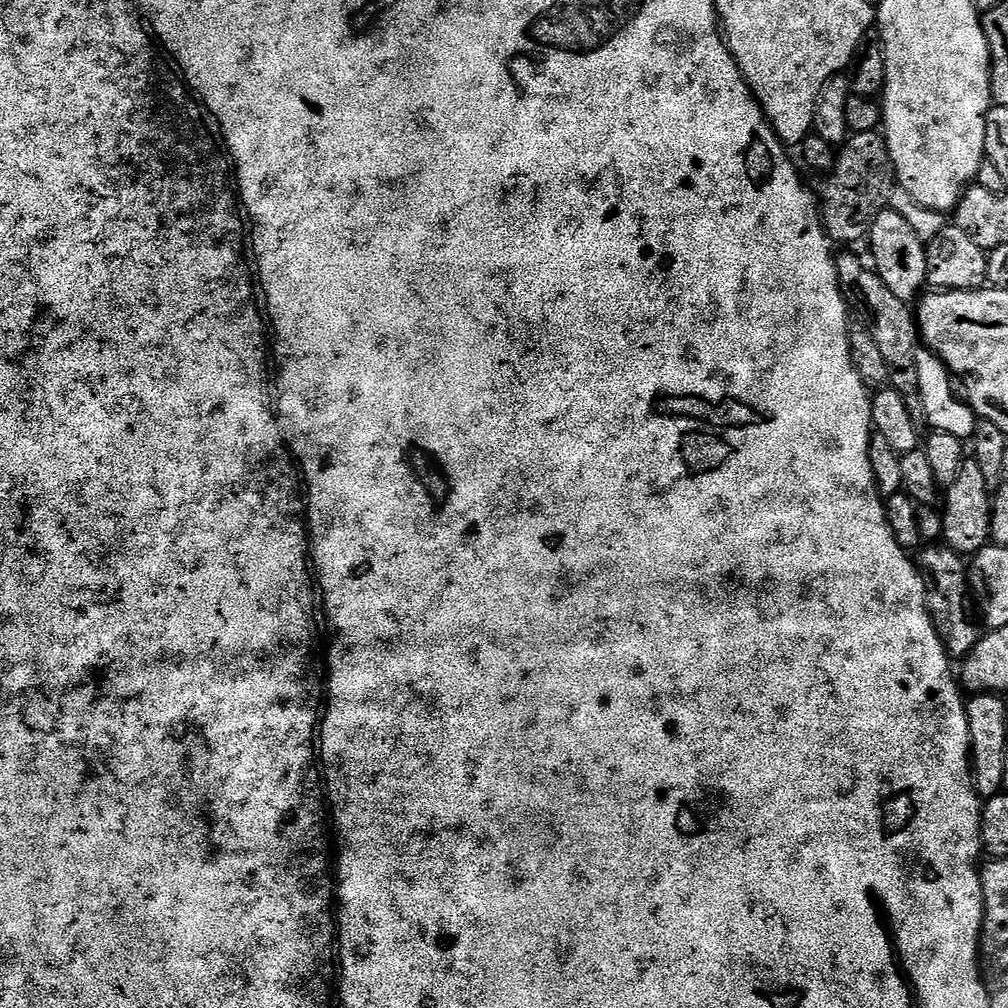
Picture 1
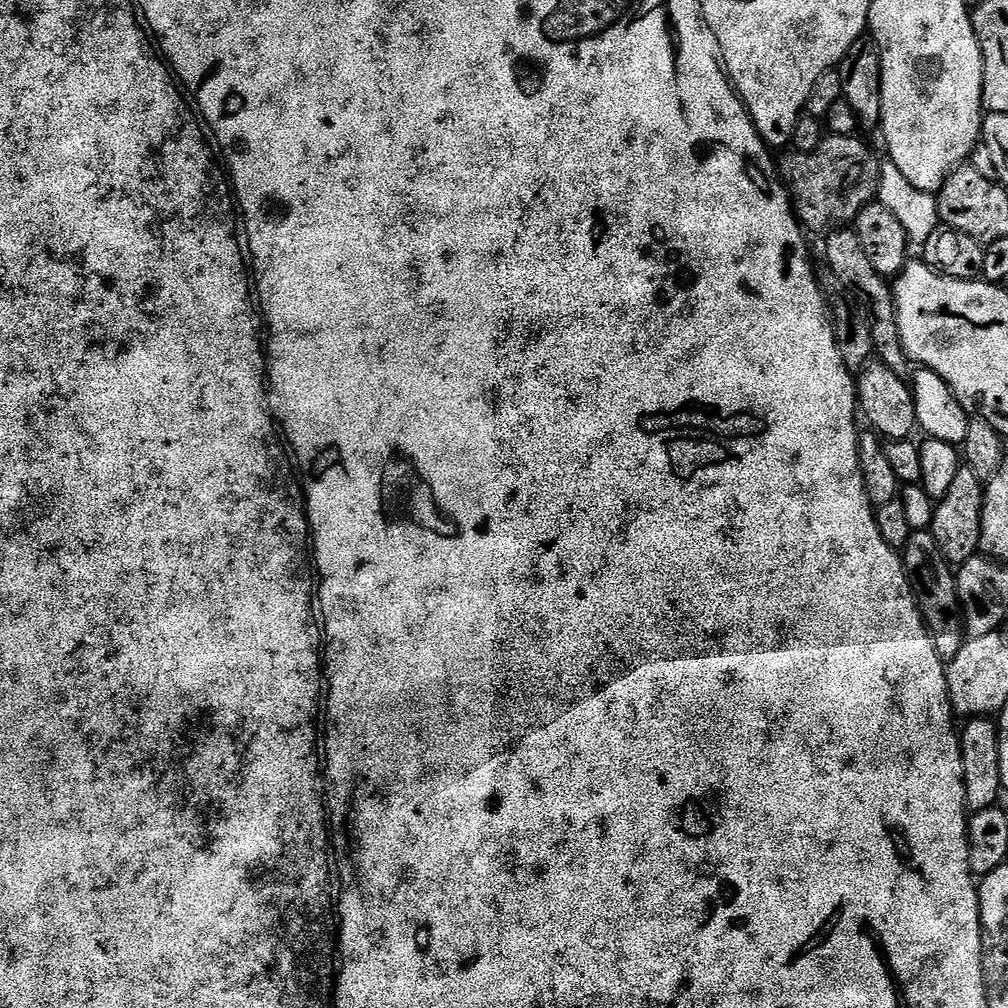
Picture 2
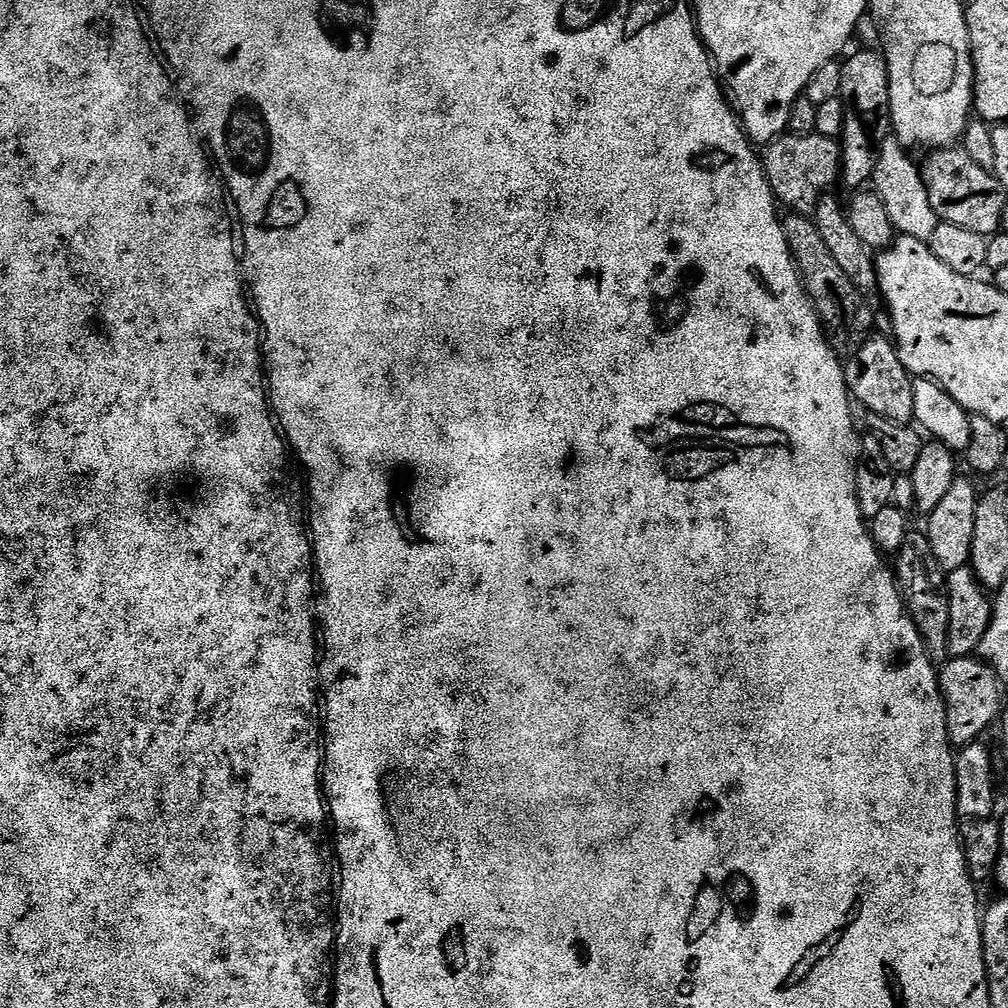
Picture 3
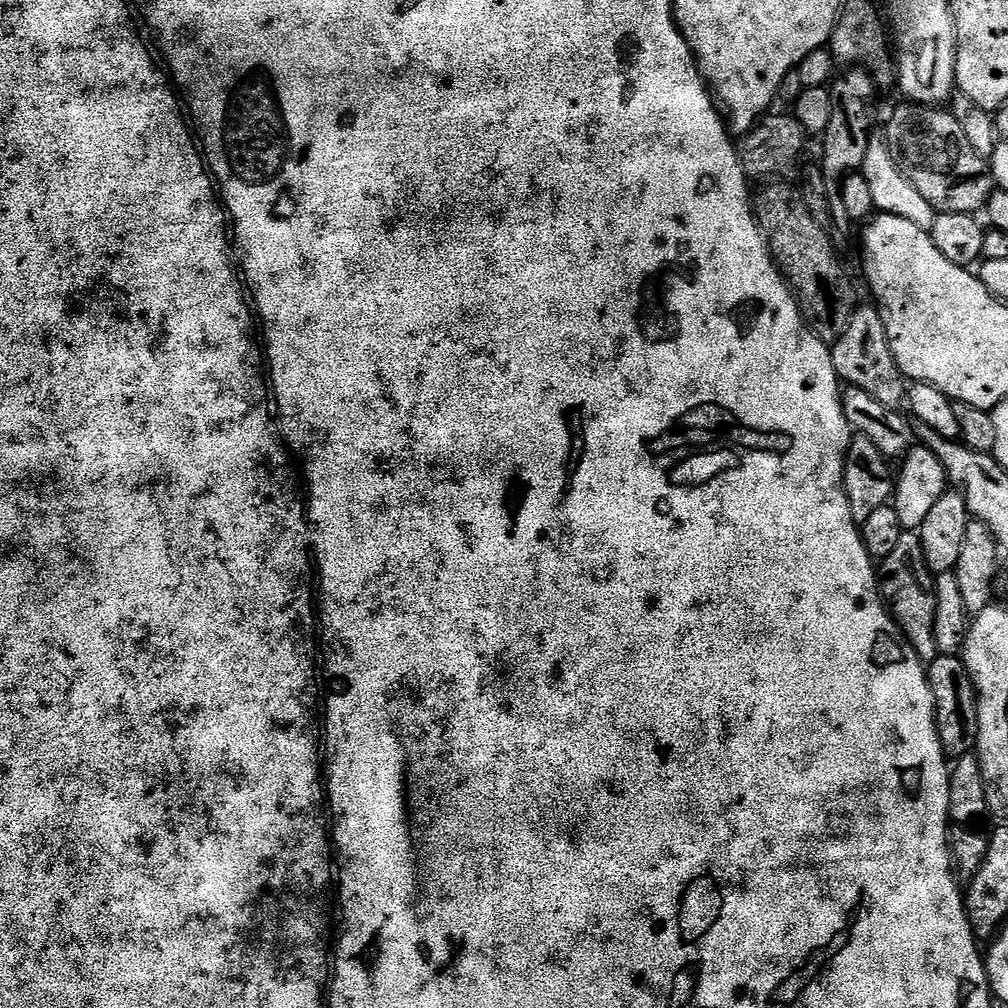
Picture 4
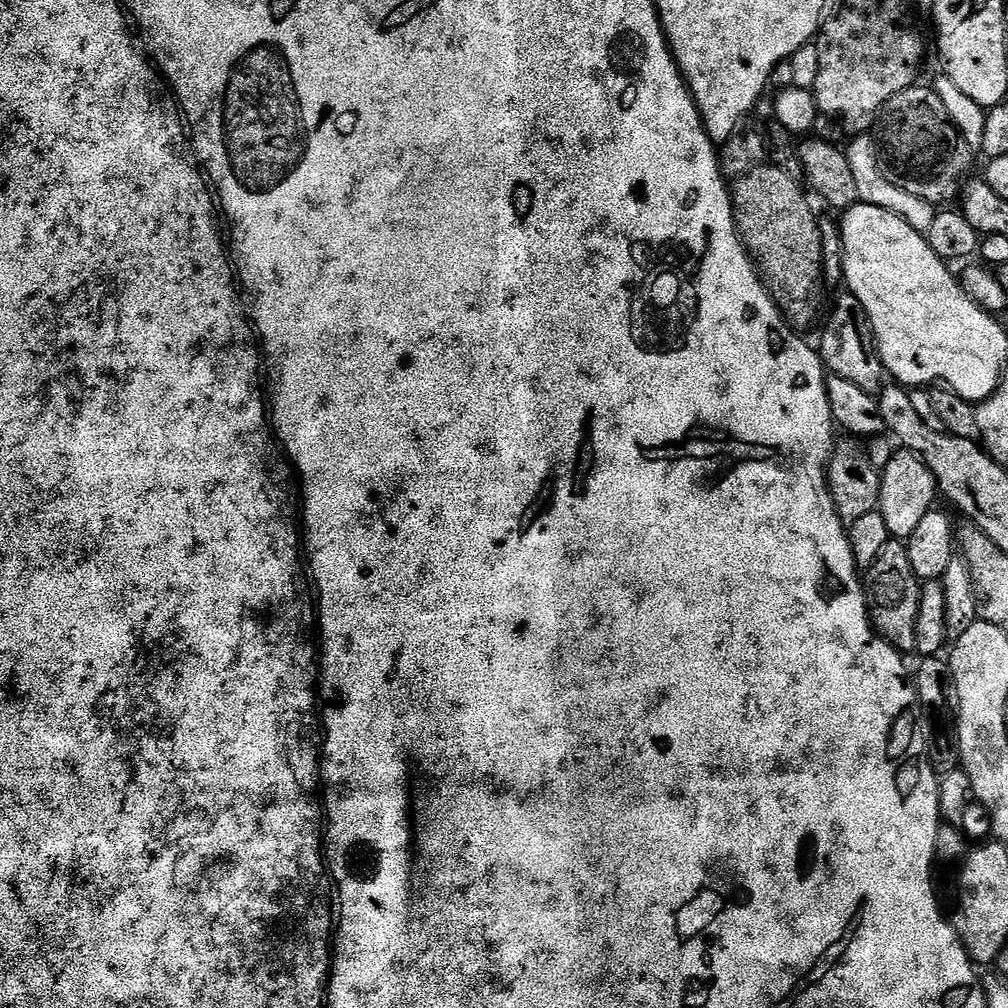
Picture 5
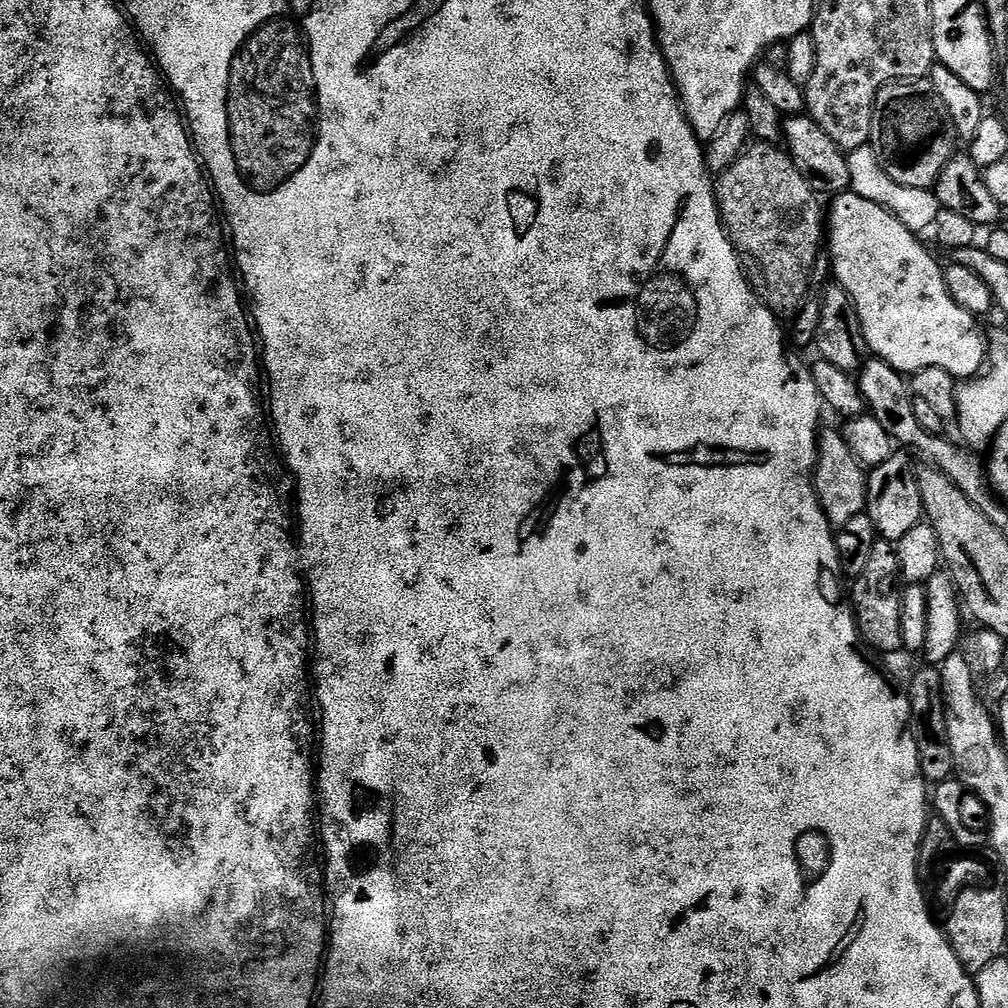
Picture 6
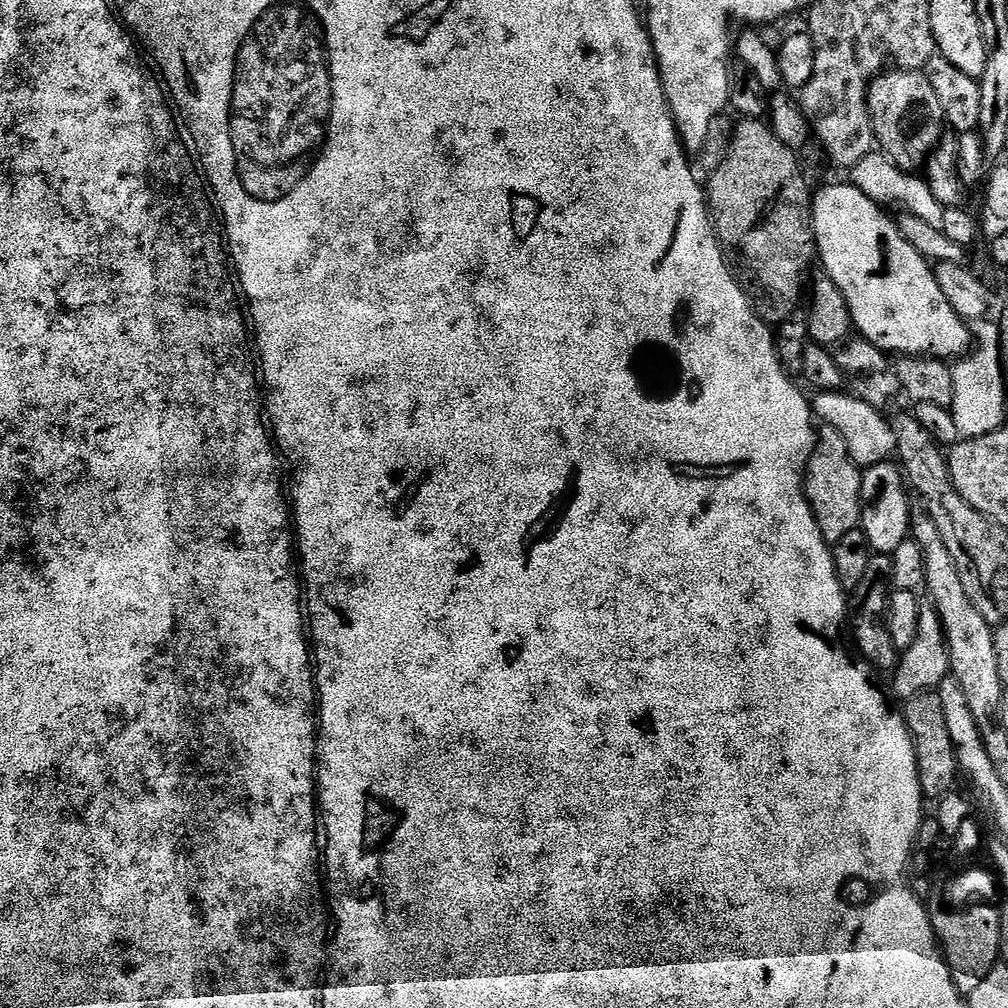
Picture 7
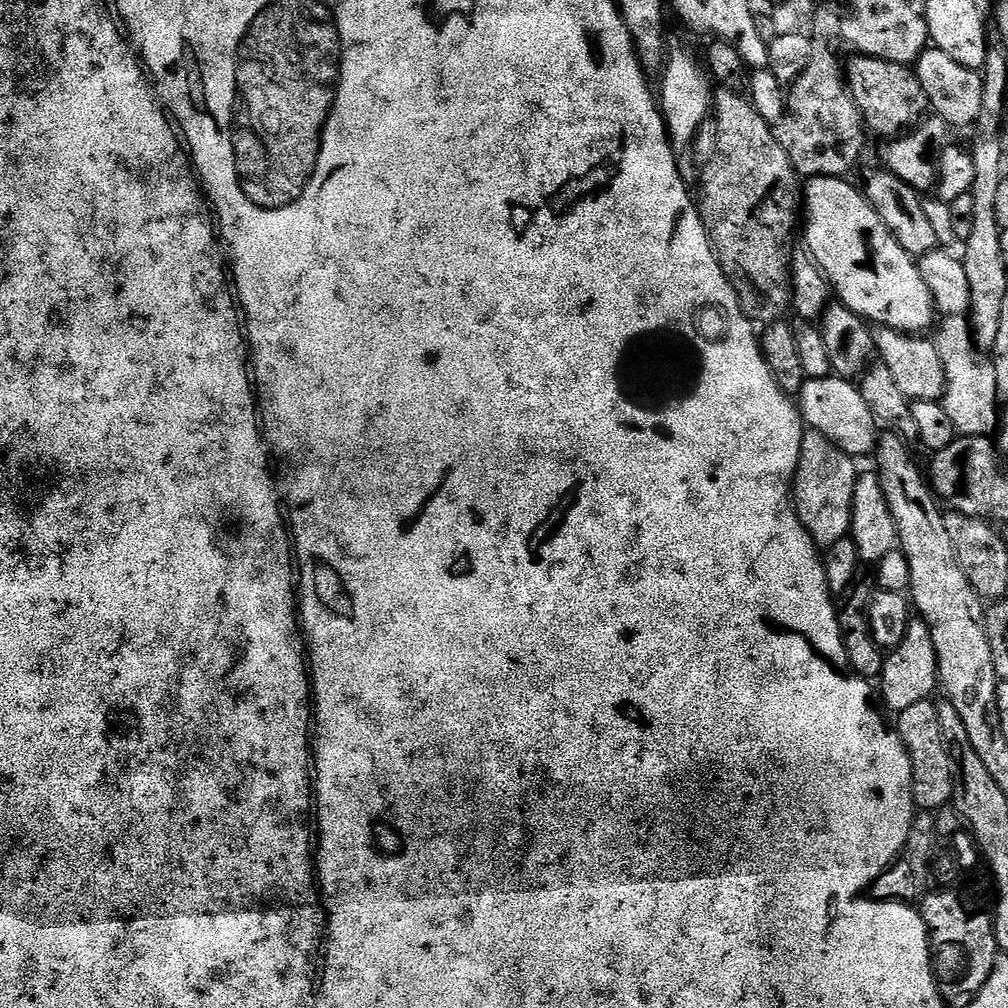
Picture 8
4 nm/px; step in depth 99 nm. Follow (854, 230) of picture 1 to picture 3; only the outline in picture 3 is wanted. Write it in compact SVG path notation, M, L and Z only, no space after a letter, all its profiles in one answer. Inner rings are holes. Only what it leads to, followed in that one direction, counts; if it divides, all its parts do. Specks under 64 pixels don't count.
M785 134L771 140L763 149L764 173L772 187L772 193L781 205L784 204L797 215L815 213L817 202L839 179L840 145L835 137L818 135Z

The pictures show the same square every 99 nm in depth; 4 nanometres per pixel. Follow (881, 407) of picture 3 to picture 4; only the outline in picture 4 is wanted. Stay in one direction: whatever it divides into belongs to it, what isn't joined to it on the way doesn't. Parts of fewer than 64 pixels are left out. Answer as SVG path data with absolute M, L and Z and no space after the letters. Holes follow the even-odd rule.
M857 307L850 318L850 326L846 326L846 334L831 345L830 351L834 370L841 381L849 388L866 390L874 402L882 402L882 406L893 410L899 409L906 400L906 377L900 371L898 362L890 350L890 342L886 334L884 319L880 317L880 309Z

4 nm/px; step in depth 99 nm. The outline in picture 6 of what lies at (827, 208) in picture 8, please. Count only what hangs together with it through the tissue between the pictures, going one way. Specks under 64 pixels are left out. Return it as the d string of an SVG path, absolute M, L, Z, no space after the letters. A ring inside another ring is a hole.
M851 190L835 197L831 204L826 216L826 248L832 251L830 263L834 280L850 294L858 310L869 353L875 359L885 360L901 374L937 368L957 378L979 376L986 363L985 333L980 333L977 317L962 310L958 302L950 298L944 268L927 252L925 241L894 218L894 214L874 202L866 202L866 198Z

